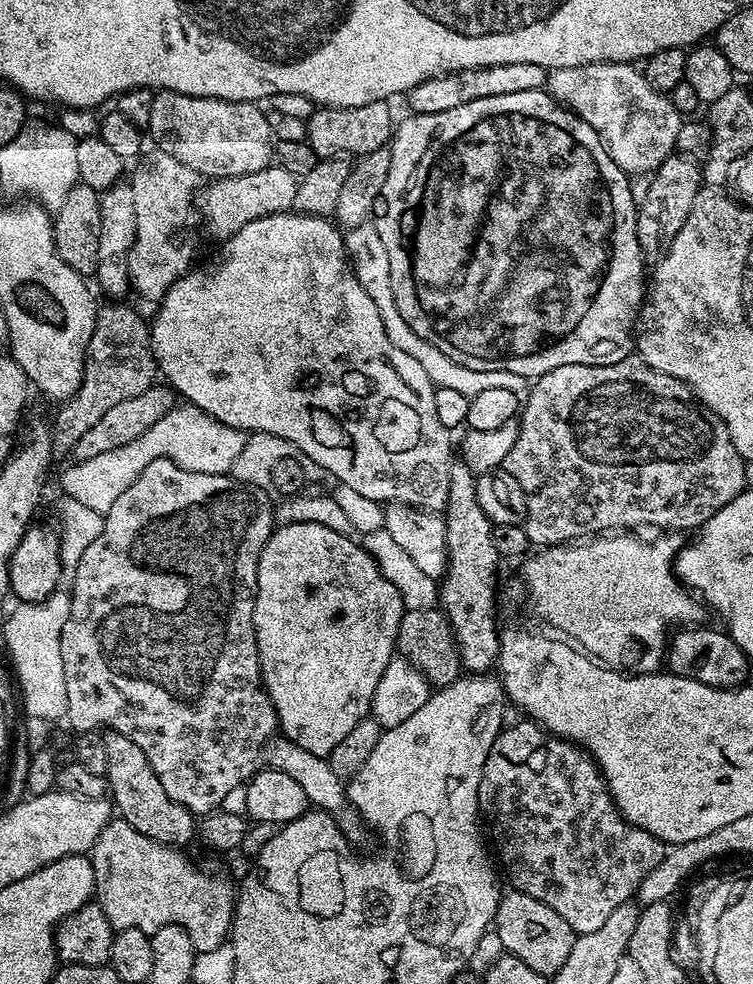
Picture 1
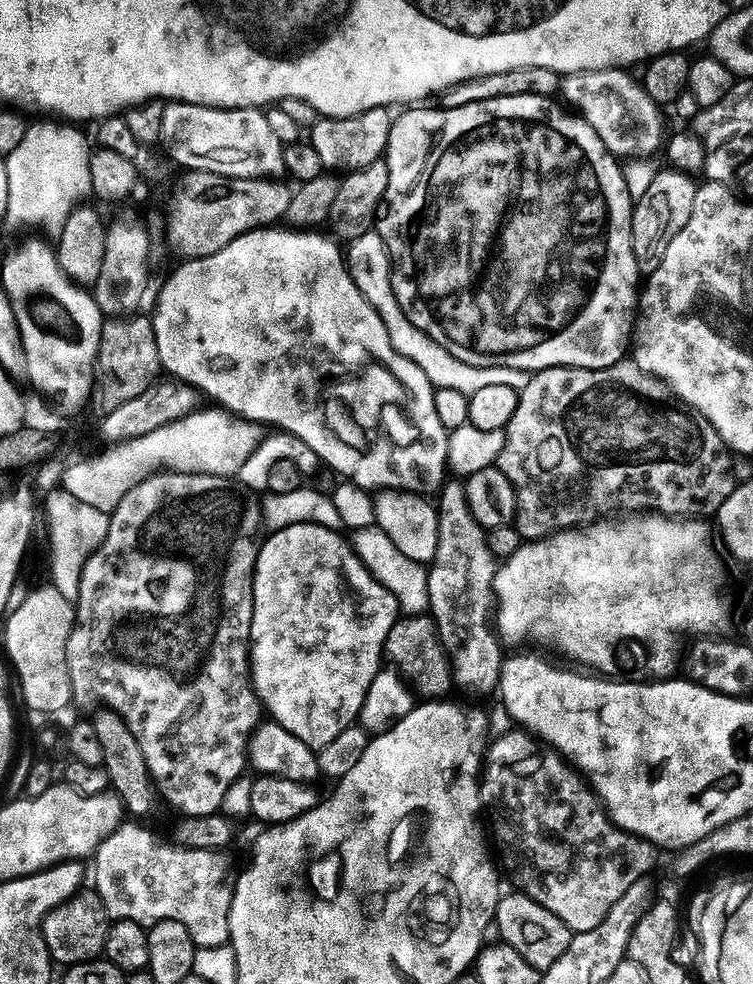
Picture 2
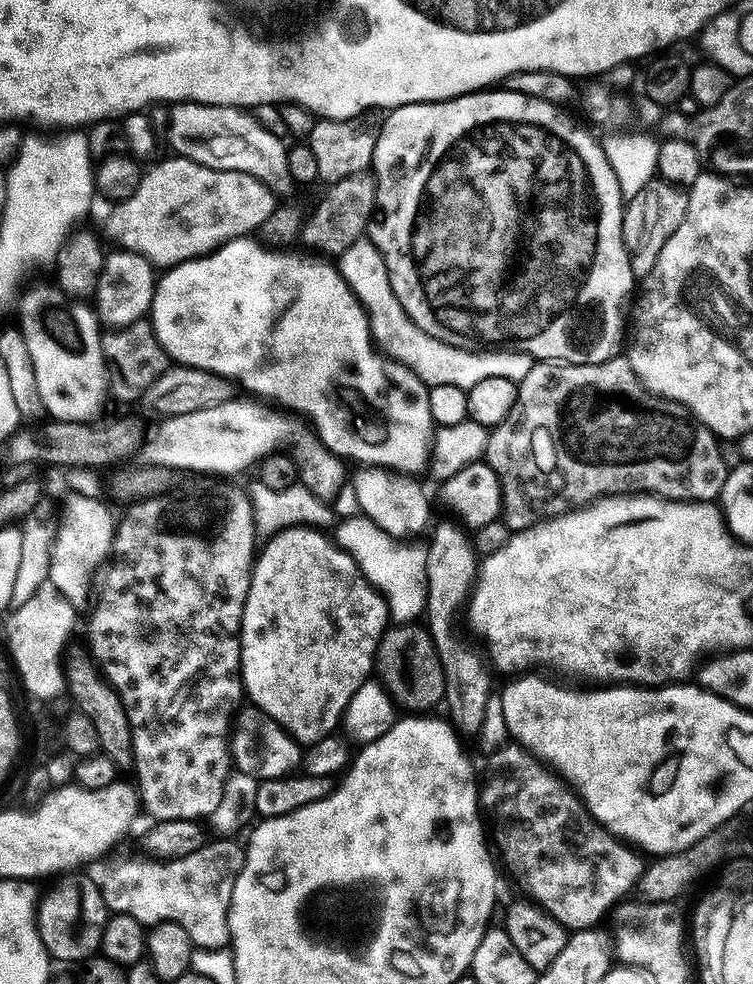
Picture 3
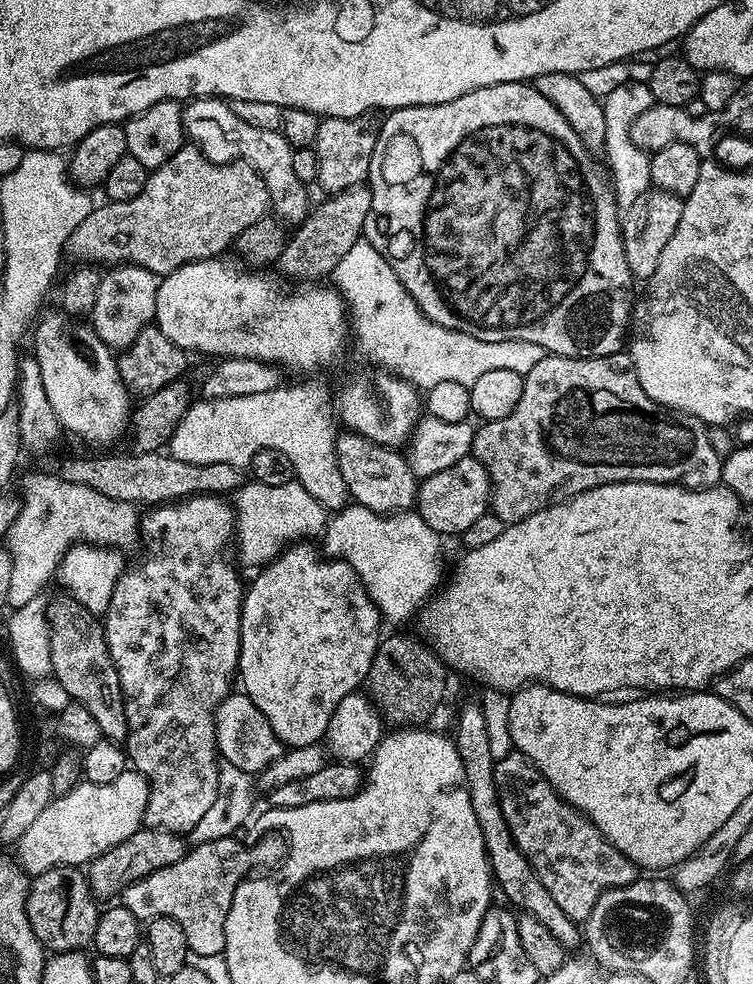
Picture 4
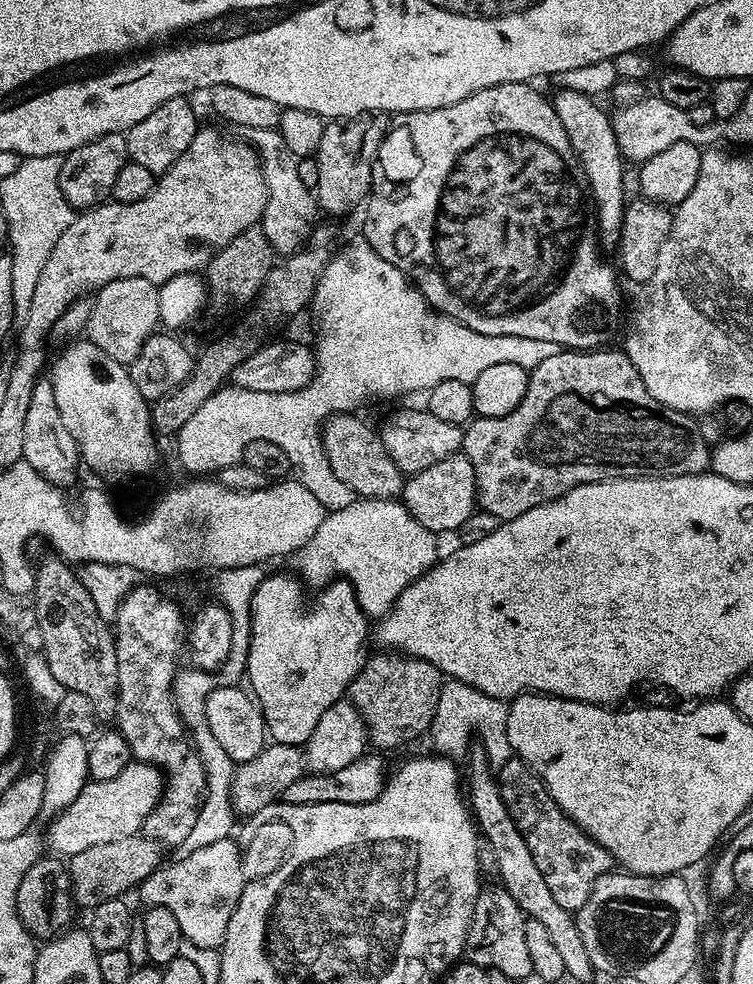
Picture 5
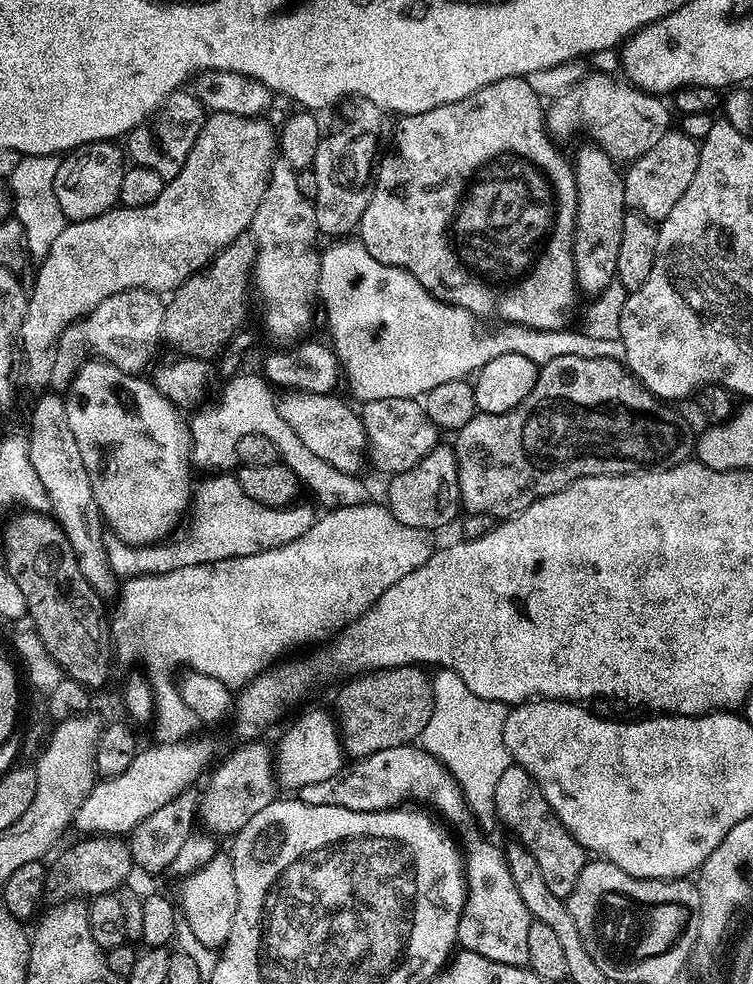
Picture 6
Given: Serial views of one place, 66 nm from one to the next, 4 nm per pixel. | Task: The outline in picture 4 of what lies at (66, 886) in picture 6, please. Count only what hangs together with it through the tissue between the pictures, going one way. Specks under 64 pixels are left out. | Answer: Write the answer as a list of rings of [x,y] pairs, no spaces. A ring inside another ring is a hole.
[[[141,826],[137,832],[130,834],[130,838],[126,838],[126,842],[118,842],[118,846],[106,850],[97,860],[87,865],[86,875],[92,895],[101,901],[111,896],[119,897],[135,880],[146,878],[166,866],[174,866],[174,862],[183,858],[188,850],[189,845],[181,833]]]

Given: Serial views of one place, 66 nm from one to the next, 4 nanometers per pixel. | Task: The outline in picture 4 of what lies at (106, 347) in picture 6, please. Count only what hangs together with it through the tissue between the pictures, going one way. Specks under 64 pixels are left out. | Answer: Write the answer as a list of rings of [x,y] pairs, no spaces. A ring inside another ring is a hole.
[[[122,264],[109,267],[100,277],[97,301],[94,302],[90,315],[90,327],[96,331],[98,338],[102,338],[102,342],[108,348],[127,350],[134,342],[134,338],[138,338],[138,334],[142,334],[142,330],[149,327],[155,321],[156,291],[159,288],[160,280],[157,273],[146,270],[142,266],[138,266],[137,264]]]

